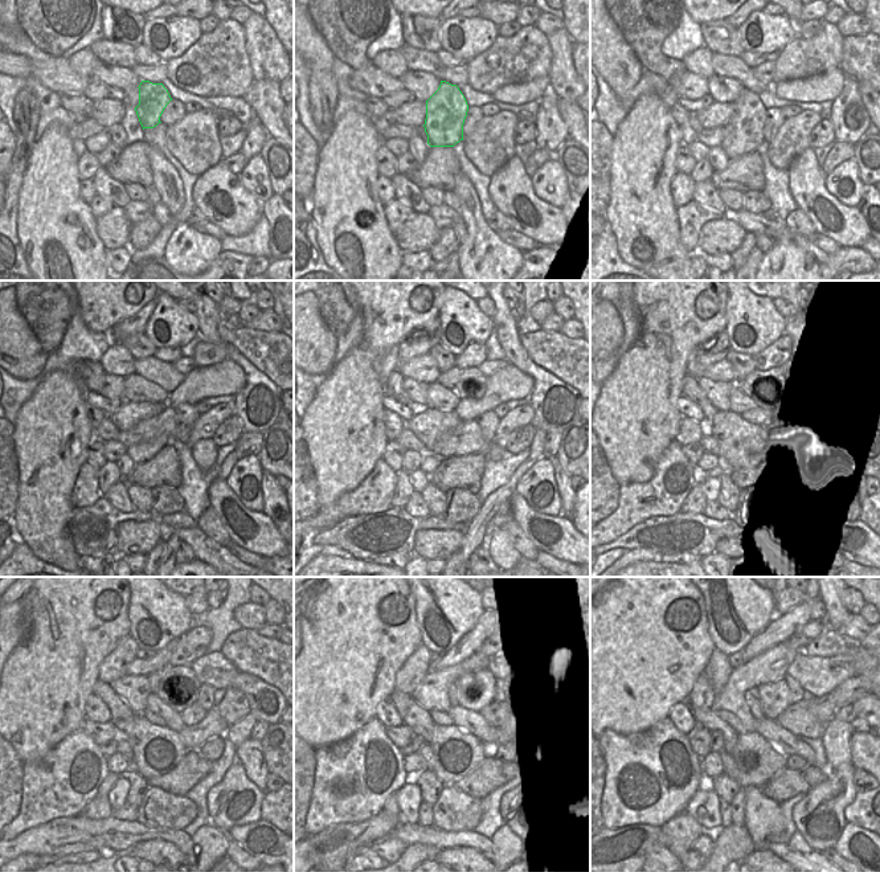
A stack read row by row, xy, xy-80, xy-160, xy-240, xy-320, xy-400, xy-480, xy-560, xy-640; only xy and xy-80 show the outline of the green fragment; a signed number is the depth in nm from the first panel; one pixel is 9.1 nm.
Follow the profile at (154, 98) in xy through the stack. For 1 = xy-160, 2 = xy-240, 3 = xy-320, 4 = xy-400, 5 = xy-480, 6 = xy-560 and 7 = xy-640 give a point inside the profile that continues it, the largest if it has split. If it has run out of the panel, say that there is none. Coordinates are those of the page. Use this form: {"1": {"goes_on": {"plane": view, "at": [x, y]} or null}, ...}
{"1": {"goes_on": {"plane": "xy-160", "at": [744, 134]}}, "2": {"goes_on": {"plane": "xy-240", "at": [140, 453]}}, "3": {"goes_on": {"plane": "xy-320", "at": [429, 463]}}, "4": {"goes_on": {"plane": "xy-400", "at": [721, 469]}}, "5": {"goes_on": {"plane": "xy-480", "at": [105, 787]}}, "6": {"goes_on": {"plane": "xy-560", "at": [391, 806]}}, "7": {"goes_on": {"plane": "xy-640", "at": [678, 834]}}}

